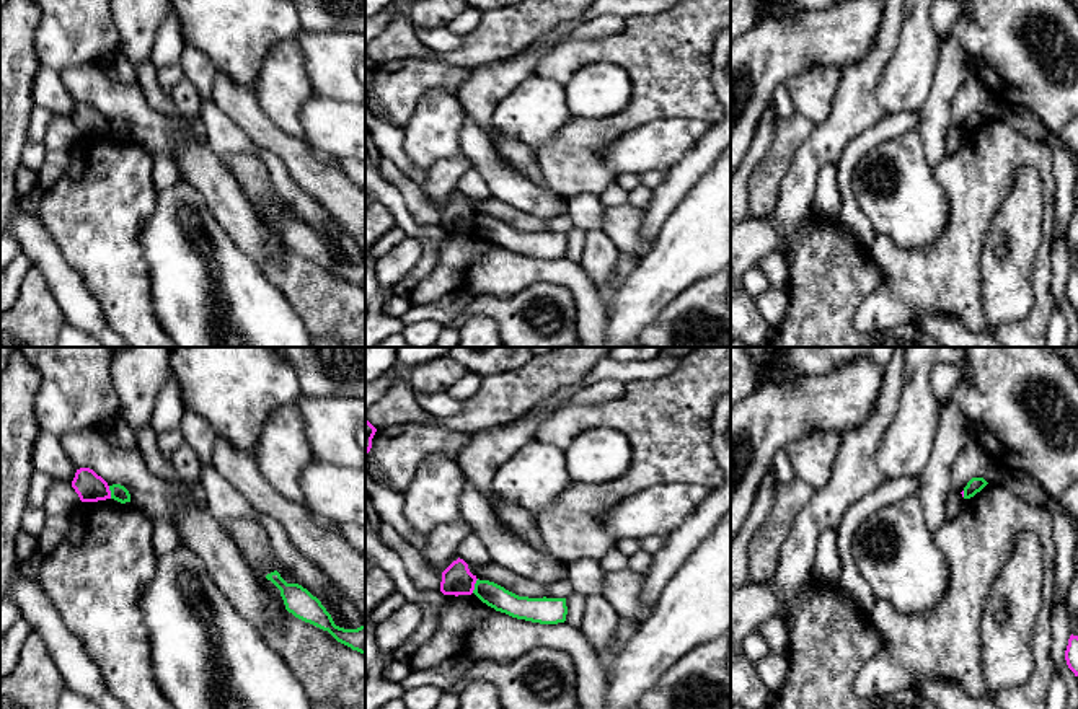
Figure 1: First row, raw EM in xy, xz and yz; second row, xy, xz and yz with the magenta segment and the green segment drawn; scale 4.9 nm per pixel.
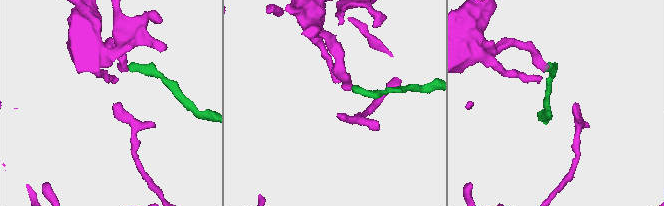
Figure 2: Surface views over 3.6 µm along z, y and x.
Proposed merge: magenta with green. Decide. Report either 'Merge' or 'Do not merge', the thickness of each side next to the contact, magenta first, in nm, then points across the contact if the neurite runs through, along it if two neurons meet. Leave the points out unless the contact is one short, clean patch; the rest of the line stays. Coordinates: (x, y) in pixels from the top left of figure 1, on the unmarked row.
Do not merge. Thickness 150 nm (magenta) against 120 nm. Boundary: xz (478, 214), (472, 227)

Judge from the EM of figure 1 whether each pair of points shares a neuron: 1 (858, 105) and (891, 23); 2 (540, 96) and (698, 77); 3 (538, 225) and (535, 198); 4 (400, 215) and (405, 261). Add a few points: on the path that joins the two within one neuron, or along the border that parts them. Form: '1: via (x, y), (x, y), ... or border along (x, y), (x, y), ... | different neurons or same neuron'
1: via (858, 85), (858, 80), (874, 62), (886, 43) | same neuron
2: border along (537, 72), (555, 79), (563, 87) | different neurons
3: border along (503, 201), (545, 220) | different neurons
4: border along (406, 235), (421, 245), (421, 258), (405, 274) | different neurons

